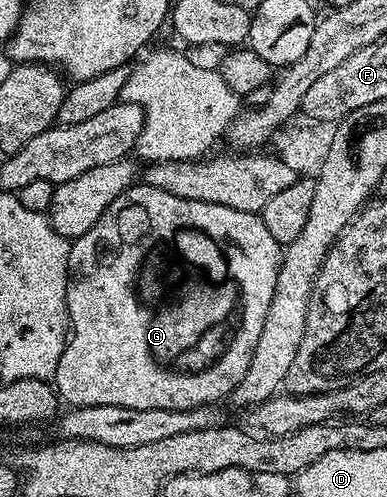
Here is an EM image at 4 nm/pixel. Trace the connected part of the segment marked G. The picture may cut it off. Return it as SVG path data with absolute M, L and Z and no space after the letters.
M139 182L124 193L120 193L120 197L116 197L116 201L112 201L112 205L108 205L108 209L104 209L100 221L96 221L96 225L92 225L92 229L88 229L88 233L84 233L70 244L70 278L66 284L66 308L70 314L70 334L64 353L60 357L60 365L56 365L56 373L52 380L57 394L63 400L66 398L70 402L71 408L91 407L92 405L124 405L128 409L180 409L187 411L193 407L205 407L225 400L236 389L236 385L240 385L240 377L244 377L244 373L248 373L248 364L252 361L252 349L256 349L256 341L260 341L260 329L264 329L264 316L268 313L268 305L272 305L272 293L276 289L276 273L279 265L282 264L282 252L283 248L276 241L276 237L272 237L272 233L268 233L268 227L264 225L261 214L232 209L228 205L212 205L208 201L188 201L184 197L164 193L164 189L149 187L144 182Z

